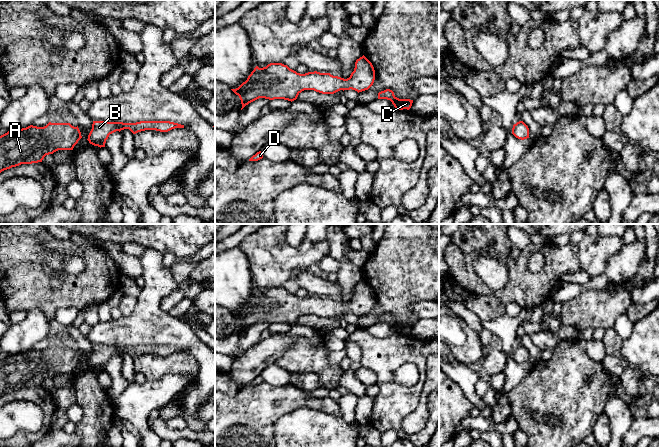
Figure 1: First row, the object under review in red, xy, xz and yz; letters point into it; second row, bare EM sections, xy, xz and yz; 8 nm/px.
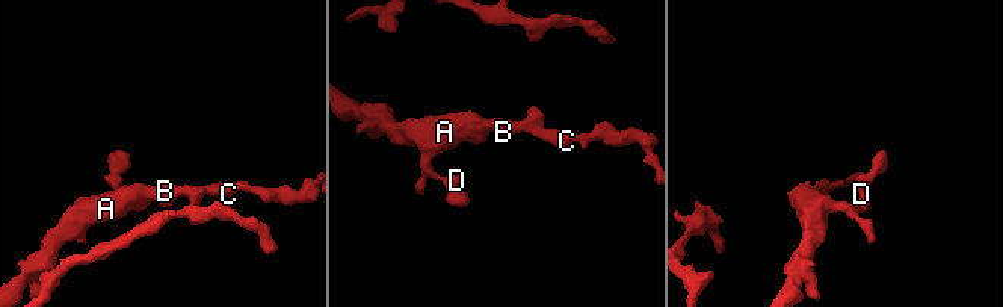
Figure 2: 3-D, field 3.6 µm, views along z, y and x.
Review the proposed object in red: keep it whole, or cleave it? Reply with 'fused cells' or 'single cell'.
single cell

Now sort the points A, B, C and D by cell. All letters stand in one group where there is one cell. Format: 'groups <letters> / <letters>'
groups A B C D

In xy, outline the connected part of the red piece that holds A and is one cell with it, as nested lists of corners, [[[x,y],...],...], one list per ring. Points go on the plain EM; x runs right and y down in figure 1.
[[[51,347],[44,351],[30,349],[19,354],[8,355],[0,360],[0,397],[21,388],[42,386],[44,381],[58,374],[73,374],[82,362],[77,351],[70,347]]]

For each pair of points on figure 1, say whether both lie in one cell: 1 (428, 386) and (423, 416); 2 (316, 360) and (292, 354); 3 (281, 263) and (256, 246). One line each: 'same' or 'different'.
1: same
2: same
3: same

